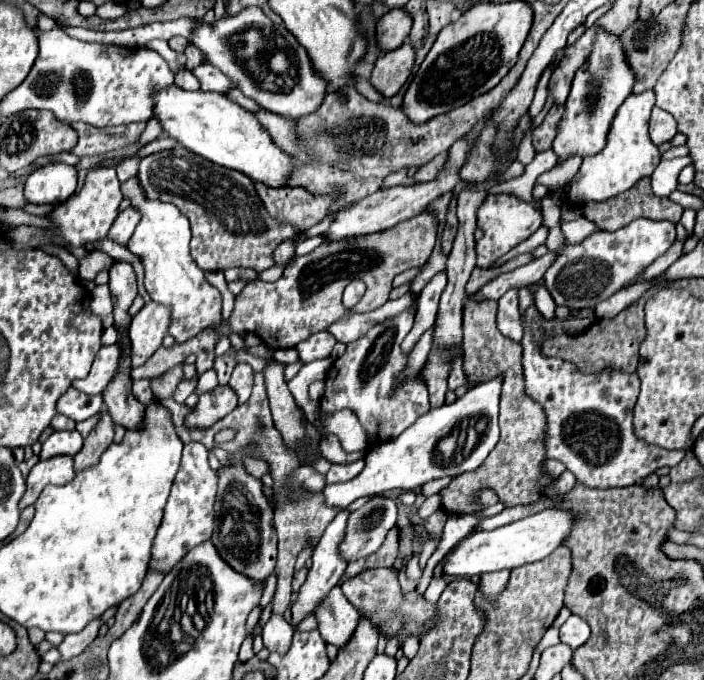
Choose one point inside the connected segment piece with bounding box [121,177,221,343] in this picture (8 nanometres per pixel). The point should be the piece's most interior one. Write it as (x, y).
(161, 239)

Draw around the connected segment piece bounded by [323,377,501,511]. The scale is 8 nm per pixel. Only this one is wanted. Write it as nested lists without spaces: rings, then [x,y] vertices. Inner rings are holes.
[[[501,377],[485,381],[473,389],[469,389],[463,397],[459,397],[451,405],[443,405],[431,409],[427,415],[417,419],[409,429],[405,429],[399,437],[377,443],[367,451],[365,469],[347,483],[325,485],[323,497],[325,505],[331,509],[347,509],[355,499],[365,495],[381,495],[391,489],[413,491],[425,485],[431,479],[439,477],[457,477],[465,471],[477,469],[485,457],[493,451],[499,441],[499,397],[501,397]],[[451,437],[453,443],[453,463],[451,453],[441,451],[441,441]]]

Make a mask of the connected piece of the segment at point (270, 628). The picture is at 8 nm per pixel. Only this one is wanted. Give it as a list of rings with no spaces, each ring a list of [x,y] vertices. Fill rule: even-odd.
[[[271,615],[271,619],[267,621],[267,625],[263,627],[263,645],[271,651],[271,653],[285,653],[291,647],[291,639],[293,639],[293,627],[283,619],[283,615]]]

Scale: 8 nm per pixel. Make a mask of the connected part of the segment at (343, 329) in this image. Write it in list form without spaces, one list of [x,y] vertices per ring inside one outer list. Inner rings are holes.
[[[413,291],[405,293],[399,299],[389,299],[383,307],[369,311],[369,313],[349,313],[343,319],[335,321],[329,331],[335,335],[337,341],[341,343],[351,343],[361,339],[361,335],[367,335],[367,331],[371,327],[375,327],[377,323],[383,323],[385,319],[391,319],[393,315],[401,313],[401,311],[415,311],[415,301],[417,295]]]

